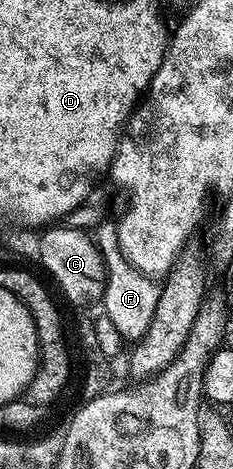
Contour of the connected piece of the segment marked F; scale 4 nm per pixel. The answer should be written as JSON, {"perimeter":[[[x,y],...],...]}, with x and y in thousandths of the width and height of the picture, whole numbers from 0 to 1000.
{"perimeter":[[[451,469],[412,484],[408,516],[438,537],[442,559],[459,571],[464,606],[433,638],[438,652],[451,652],[446,667],[476,678],[476,687],[541,727],[588,729],[614,721],[639,691],[652,689],[691,614],[657,593],[605,582],[528,548],[511,529],[506,484],[489,471]]]}

